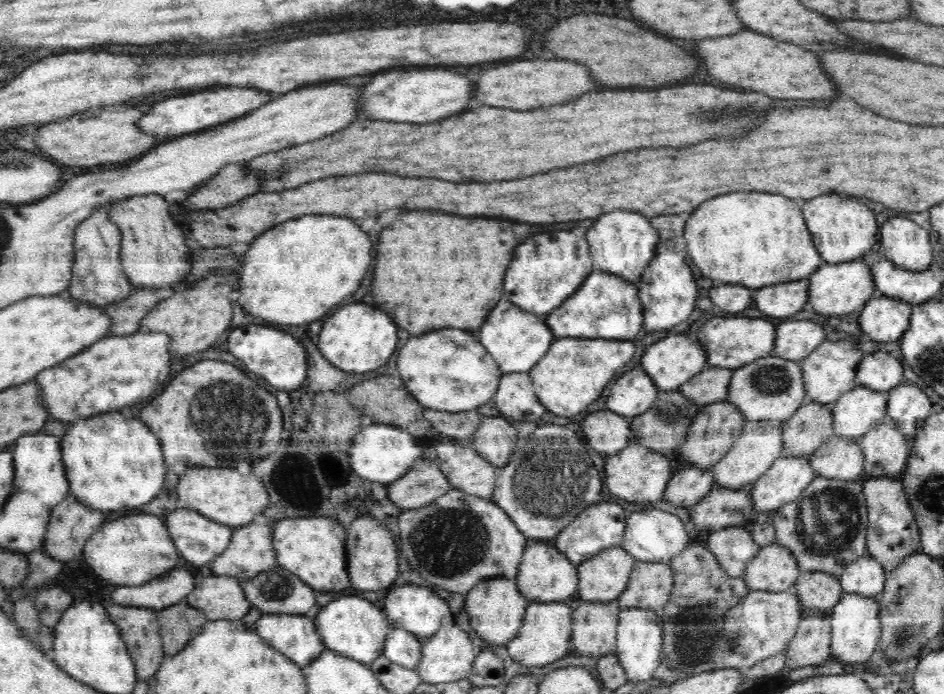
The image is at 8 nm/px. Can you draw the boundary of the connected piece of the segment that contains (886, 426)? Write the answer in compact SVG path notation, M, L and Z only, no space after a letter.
M886 415L870 432L859 439L860 452L864 453L864 476L897 478L904 472L908 464L908 444L890 416Z

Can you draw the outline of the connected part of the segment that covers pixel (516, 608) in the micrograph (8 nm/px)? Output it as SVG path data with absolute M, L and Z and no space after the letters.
M490 579L476 585L465 597L464 607L469 615L471 627L476 630L480 639L492 644L505 645L516 638L522 628L524 612L530 603L530 600L520 593L516 579Z

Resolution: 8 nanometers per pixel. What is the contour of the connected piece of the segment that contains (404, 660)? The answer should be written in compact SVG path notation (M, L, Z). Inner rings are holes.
M391 627L384 642L382 654L393 663L416 669L422 656L423 640L402 627Z

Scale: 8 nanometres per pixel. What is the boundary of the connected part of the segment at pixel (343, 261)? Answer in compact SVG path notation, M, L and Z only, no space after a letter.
M304 215L302 218L298 218L298 220L288 220L288 222L284 222L284 224L276 224L252 242L250 250L246 252L246 260L241 260L240 266L242 266L242 268L238 268L239 272L237 274L240 274L238 278L240 284L242 284L242 288L238 288L238 290L240 290L240 296L237 301L248 315L264 318L264 320L274 322L274 324L304 324L304 322L314 322L314 320L326 316L326 314L328 314L334 306L338 306L346 296L354 294L354 292L360 288L360 284L362 284L362 280L366 278L368 268L370 268L370 264L372 264L370 250L372 250L370 236L368 236L366 232L362 232L360 226L356 226L356 223L349 218L338 218L338 216L318 216L318 218L314 218L312 215Z

